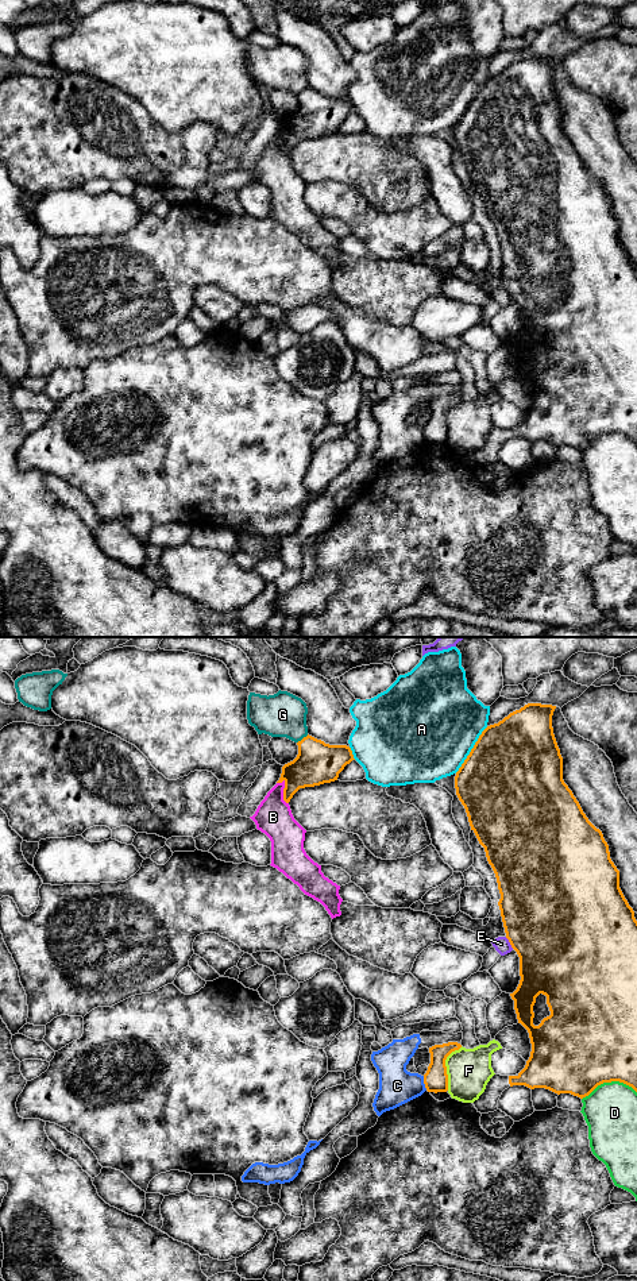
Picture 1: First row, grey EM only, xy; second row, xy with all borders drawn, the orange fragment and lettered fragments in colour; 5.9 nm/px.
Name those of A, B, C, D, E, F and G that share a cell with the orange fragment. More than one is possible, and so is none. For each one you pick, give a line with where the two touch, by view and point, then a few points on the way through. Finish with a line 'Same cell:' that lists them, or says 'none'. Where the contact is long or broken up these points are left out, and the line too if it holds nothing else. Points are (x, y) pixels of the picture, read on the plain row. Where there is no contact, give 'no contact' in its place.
Same cell: none

